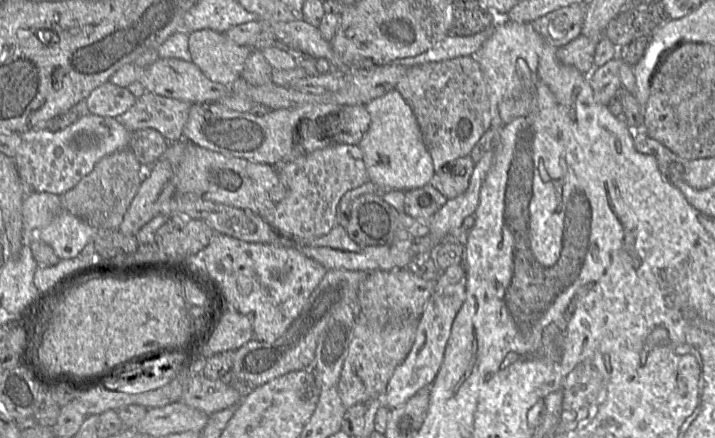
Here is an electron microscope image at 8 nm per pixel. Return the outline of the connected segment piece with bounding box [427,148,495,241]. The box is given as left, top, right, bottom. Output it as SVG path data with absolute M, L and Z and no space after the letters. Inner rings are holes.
M491 148L475 164L467 190L456 198L448 199L427 221L432 238L441 241L452 231L462 227L467 216L475 213L479 204L480 189L492 166L494 156L494 148Z

